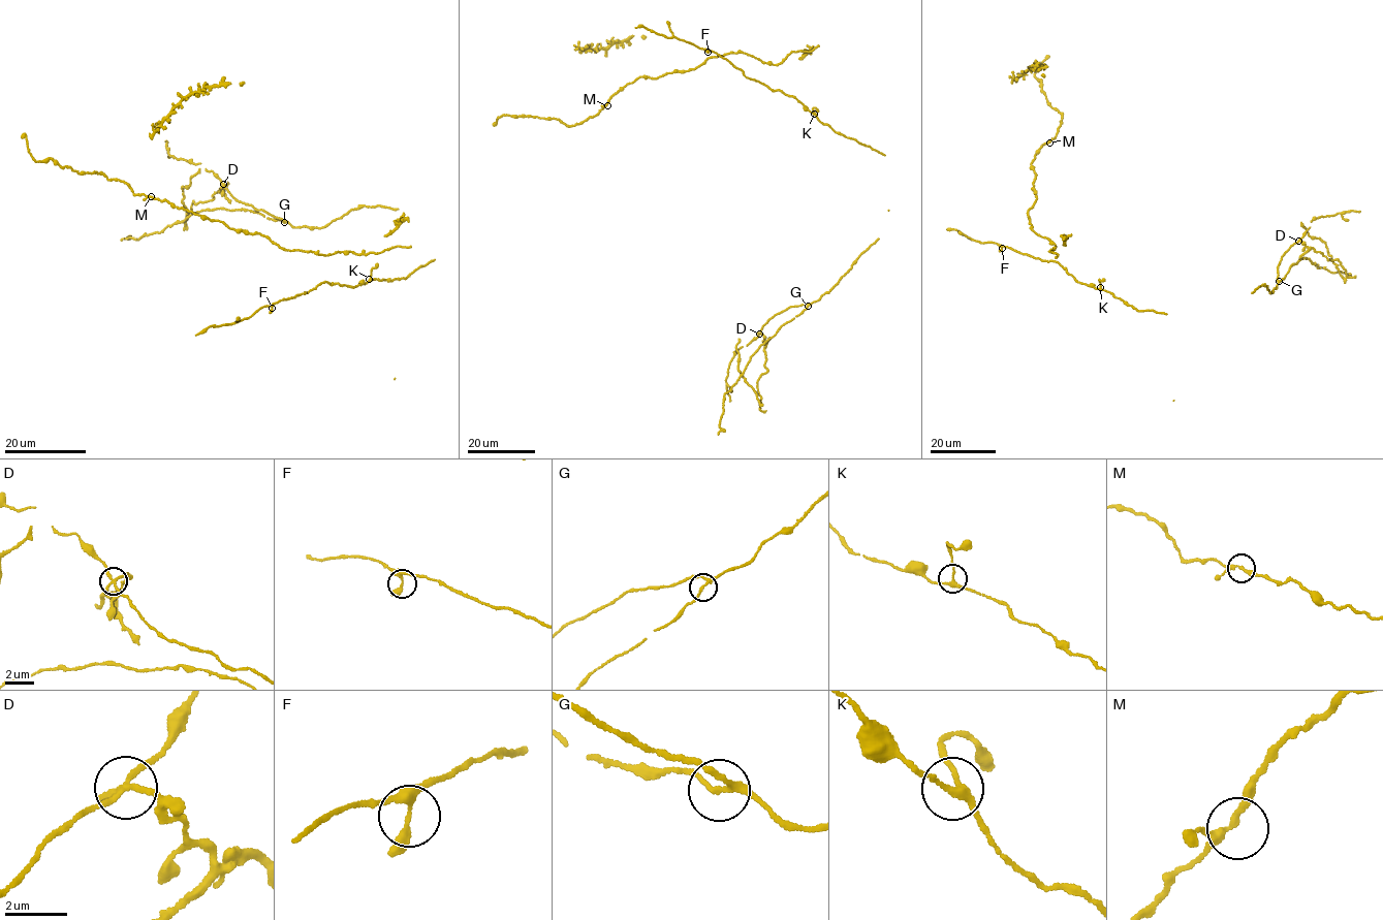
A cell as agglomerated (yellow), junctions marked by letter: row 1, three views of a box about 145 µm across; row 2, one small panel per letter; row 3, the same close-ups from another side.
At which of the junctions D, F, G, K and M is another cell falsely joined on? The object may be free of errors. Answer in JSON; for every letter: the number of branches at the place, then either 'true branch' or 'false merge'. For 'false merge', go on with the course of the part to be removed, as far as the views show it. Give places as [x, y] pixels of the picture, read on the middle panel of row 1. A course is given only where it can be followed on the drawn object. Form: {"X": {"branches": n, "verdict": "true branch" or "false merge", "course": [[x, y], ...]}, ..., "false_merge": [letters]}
{"D": {"branches": 3, "verdict": "false merge", "course": [[759, 334], [763, 336], [764, 365], [767, 370], [757, 382], [760, 405], [739, 370], [735, 346], [739, 338]]}, "F": {"branches": 3, "verdict": "true branch"}, "G": {"branches": 3, "verdict": "true branch"}, "K": {"branches": 3, "verdict": "true branch"}, "M": {"branches": 3, "verdict": "true branch"}, "false_merge": ["D"]}

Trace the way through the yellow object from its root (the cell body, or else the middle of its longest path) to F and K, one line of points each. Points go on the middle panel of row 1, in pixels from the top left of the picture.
F: (854, 138), (836, 133), (794, 97), (748, 78), (728, 60), (709, 52)
K: (854, 138), (836, 133), (814, 114)

